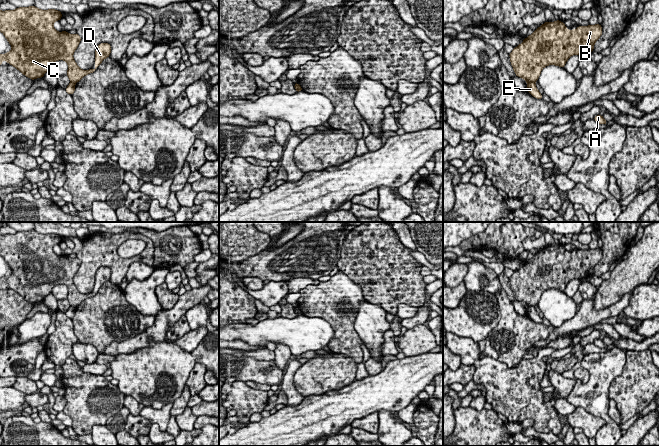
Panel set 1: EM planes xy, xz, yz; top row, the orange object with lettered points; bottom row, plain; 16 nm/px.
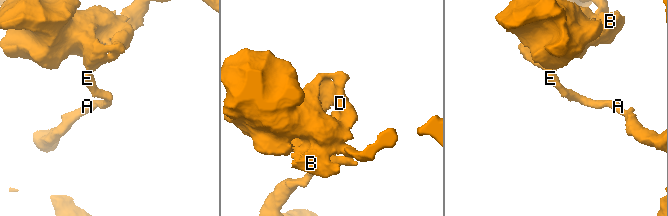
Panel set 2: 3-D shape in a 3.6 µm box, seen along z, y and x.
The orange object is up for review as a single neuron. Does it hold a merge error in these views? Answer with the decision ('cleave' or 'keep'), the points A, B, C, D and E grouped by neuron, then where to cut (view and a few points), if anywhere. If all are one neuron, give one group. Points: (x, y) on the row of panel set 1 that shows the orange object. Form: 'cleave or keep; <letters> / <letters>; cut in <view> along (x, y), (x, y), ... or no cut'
cleave; A E / B C D; cut in yz along (533, 81), (527, 83)

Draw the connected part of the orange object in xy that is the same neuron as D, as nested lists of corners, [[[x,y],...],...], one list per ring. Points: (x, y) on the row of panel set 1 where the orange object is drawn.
[[[35,6],[20,7],[15,10],[0,10],[0,32],[12,46],[10,52],[0,54],[0,65],[5,60],[18,69],[26,77],[35,80],[52,68],[58,60],[64,60],[68,64],[67,76],[70,82],[77,83],[85,75],[95,72],[101,62],[110,56],[111,45],[100,43],[95,50],[95,68],[82,70],[73,58],[74,51],[78,47],[81,37],[76,34],[69,34],[68,31],[58,32],[53,23],[62,18],[62,13],[55,9],[41,10]]]

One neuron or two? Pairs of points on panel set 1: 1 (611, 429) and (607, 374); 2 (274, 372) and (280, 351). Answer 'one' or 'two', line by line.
1: one
2: two

